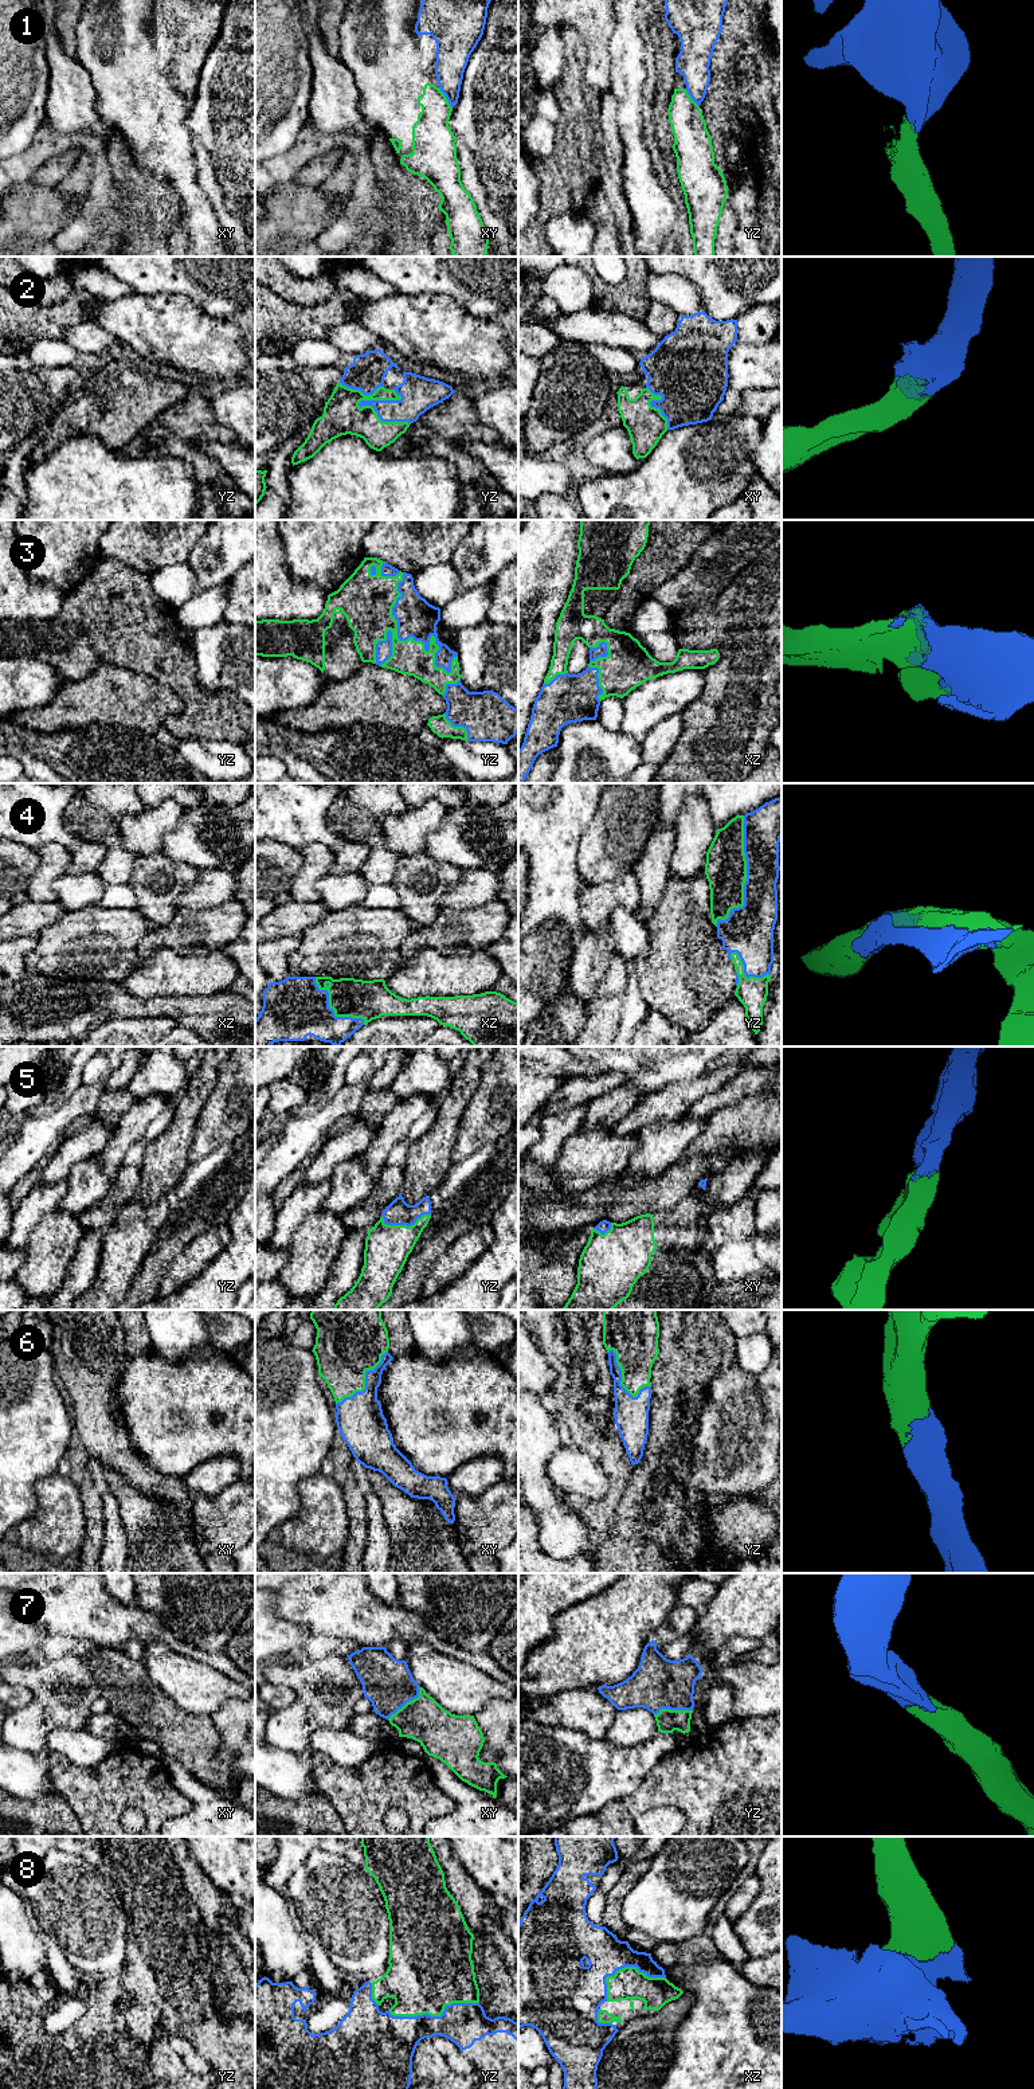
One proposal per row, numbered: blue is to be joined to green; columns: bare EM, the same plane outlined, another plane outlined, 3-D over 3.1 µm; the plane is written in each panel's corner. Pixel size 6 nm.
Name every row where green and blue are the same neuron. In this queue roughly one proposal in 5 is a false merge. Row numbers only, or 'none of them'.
2, 3, 4, 5, 6, 7, 8

